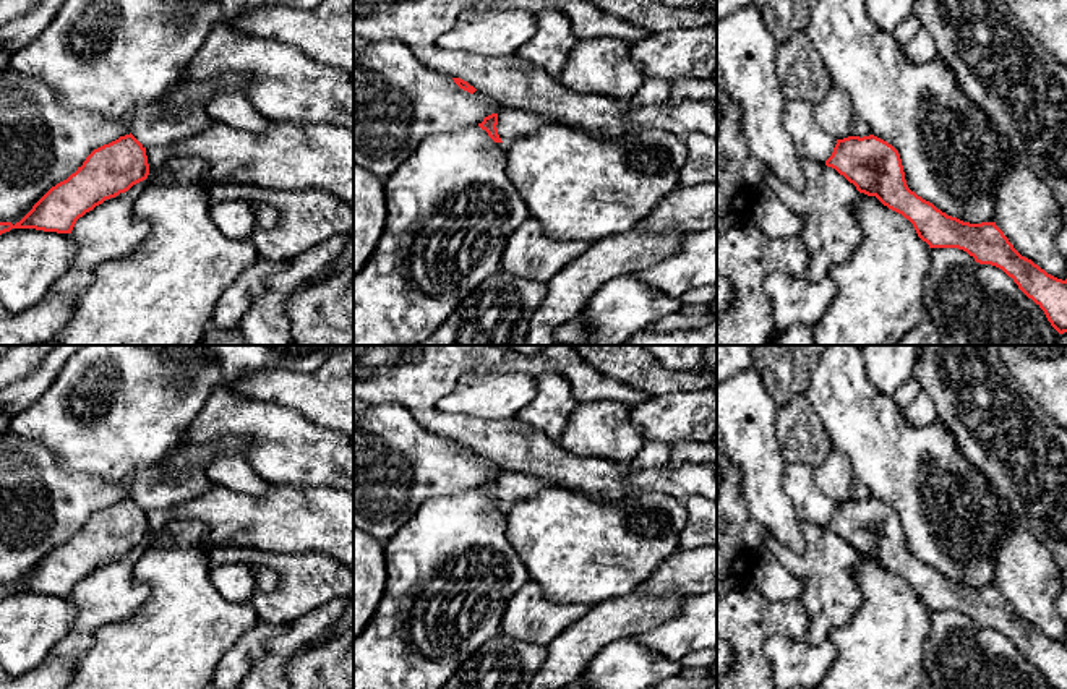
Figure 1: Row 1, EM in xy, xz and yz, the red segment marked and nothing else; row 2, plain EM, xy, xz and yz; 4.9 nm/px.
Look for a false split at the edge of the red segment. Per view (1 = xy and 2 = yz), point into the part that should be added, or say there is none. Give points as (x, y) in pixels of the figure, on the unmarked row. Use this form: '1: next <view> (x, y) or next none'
1: next none
2: next none

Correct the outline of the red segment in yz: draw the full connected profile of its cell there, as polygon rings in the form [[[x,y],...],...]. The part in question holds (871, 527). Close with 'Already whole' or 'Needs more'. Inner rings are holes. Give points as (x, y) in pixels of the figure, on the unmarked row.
[[[874,498],[837,503],[833,516],[825,524],[825,529],[843,538],[859,556],[876,559],[884,569],[908,582],[918,600],[926,605],[929,611],[958,611],[973,619],[979,627],[991,627],[1002,632],[1013,642],[1018,652],[1044,674],[1051,689],[1067,689],[1067,642],[1057,642],[1031,623],[1022,619],[996,585],[963,585],[947,579],[932,566],[911,554],[905,543],[900,517],[887,504]]]. Already whole

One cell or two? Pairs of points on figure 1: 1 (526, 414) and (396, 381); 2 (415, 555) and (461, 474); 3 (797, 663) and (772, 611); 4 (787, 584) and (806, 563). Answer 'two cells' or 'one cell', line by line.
1: two cells
2: two cells
3: two cells
4: two cells

